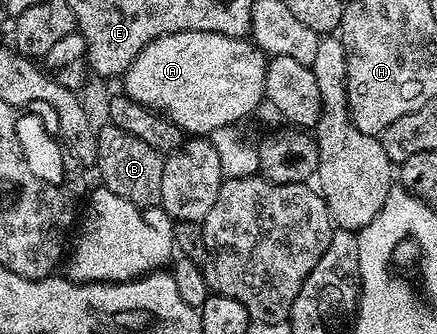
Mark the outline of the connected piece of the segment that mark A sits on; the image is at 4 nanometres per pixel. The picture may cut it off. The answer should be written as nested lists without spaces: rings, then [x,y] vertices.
[[[177,32],[176,34],[168,34],[167,36],[158,36],[152,42],[148,42],[148,46],[144,46],[144,50],[140,50],[140,54],[136,54],[136,58],[132,62],[132,66],[128,66],[128,70],[121,77],[120,83],[123,84],[125,95],[130,96],[136,102],[140,102],[146,108],[151,108],[160,116],[165,116],[171,120],[176,126],[182,128],[183,133],[189,134],[191,137],[209,137],[212,130],[220,130],[220,126],[228,126],[229,124],[237,125],[238,120],[242,120],[245,116],[250,116],[258,108],[258,103],[263,103],[266,94],[266,66],[268,57],[265,52],[261,52],[257,46],[246,38],[237,36],[225,36],[224,34],[216,34],[215,32]]]

